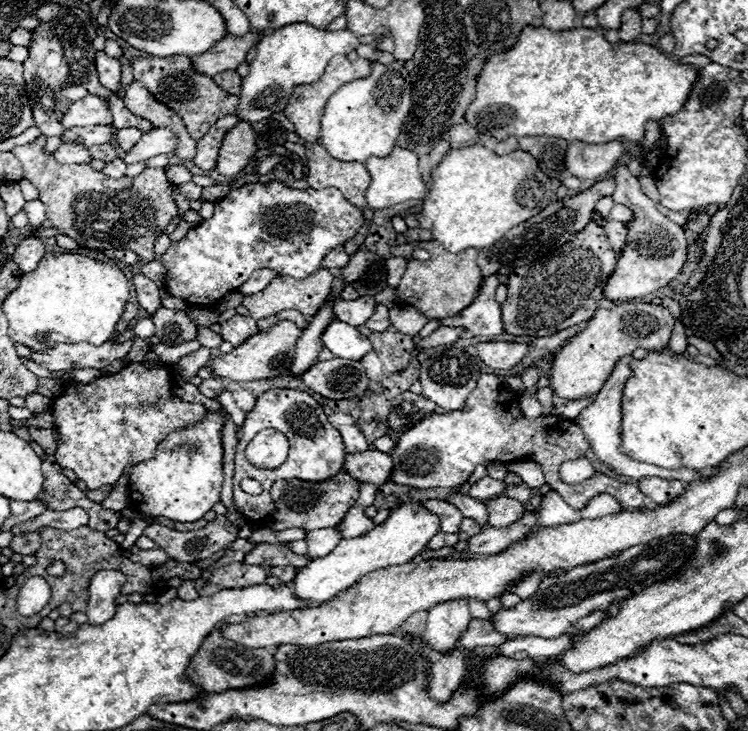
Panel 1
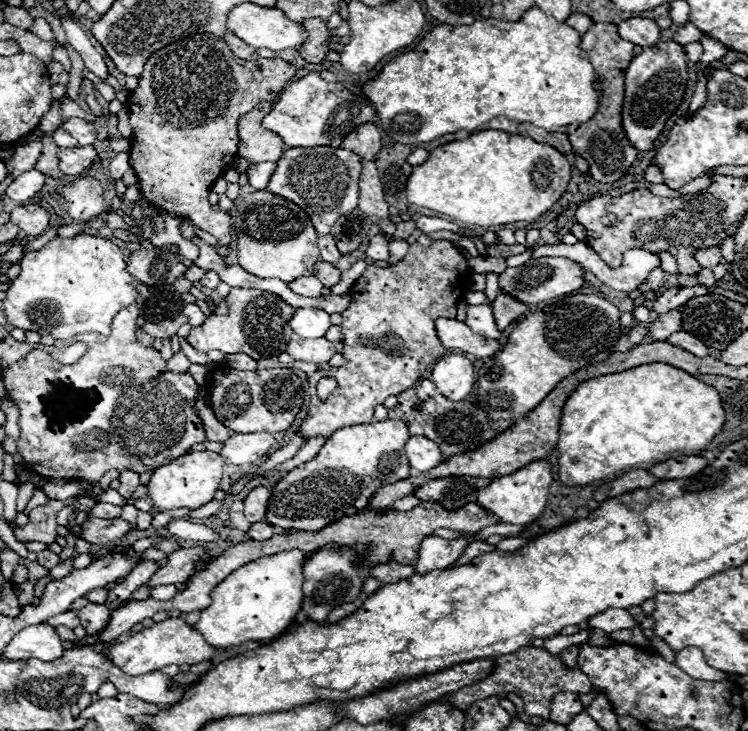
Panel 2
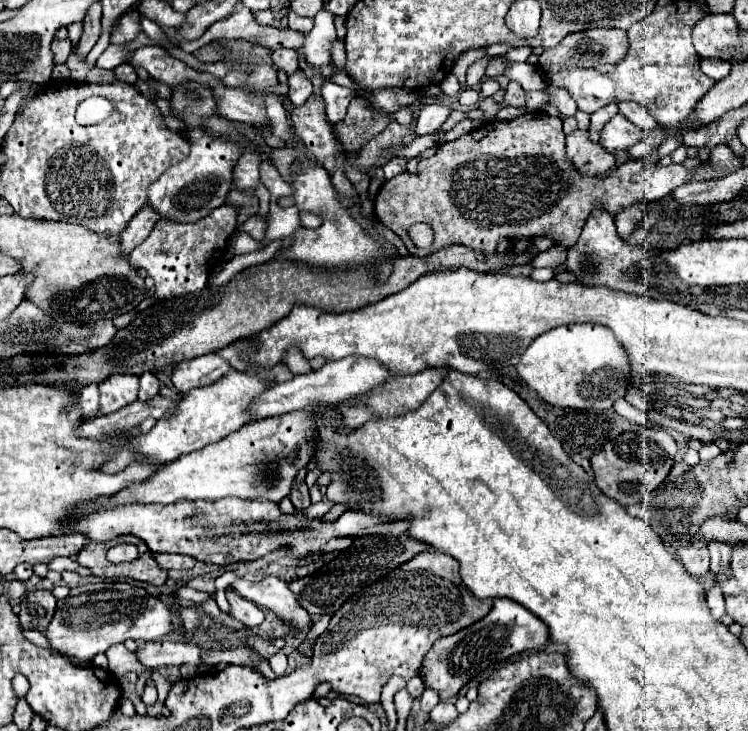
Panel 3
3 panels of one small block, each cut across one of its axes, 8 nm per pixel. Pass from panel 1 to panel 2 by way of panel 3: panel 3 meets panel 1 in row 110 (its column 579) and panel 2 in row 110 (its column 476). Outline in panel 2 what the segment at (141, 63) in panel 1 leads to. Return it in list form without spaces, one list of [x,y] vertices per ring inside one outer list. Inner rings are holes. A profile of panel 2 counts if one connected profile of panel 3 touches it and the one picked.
[[[200,34],[196,38],[186,38],[164,46],[148,58],[144,64],[144,74],[140,74],[138,88],[128,94],[126,108],[130,112],[130,126],[134,128],[130,164],[138,176],[142,196],[150,206],[166,210],[168,214],[190,218],[200,230],[218,238],[222,246],[232,242],[232,216],[228,212],[214,212],[208,202],[210,186],[234,164],[238,154],[238,118],[252,110],[258,102],[276,102],[284,92],[286,84],[292,80],[296,70],[284,60],[240,60],[236,58],[222,38],[212,34]]]

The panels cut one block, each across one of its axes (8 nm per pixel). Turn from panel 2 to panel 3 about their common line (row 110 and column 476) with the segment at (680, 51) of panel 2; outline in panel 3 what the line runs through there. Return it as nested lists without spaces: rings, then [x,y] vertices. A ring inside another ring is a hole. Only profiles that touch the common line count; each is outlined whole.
[[[496,598],[488,616],[452,636],[434,642],[434,648],[426,654],[426,660],[422,662],[420,678],[424,680],[424,686],[434,688],[442,700],[448,700],[454,698],[470,678],[478,676],[488,666],[494,666],[496,662],[524,650],[540,650],[542,646],[546,646],[548,640],[550,630],[546,628],[546,624],[542,624],[542,620],[538,620],[538,616],[534,616],[528,608],[522,608],[514,600]]]

